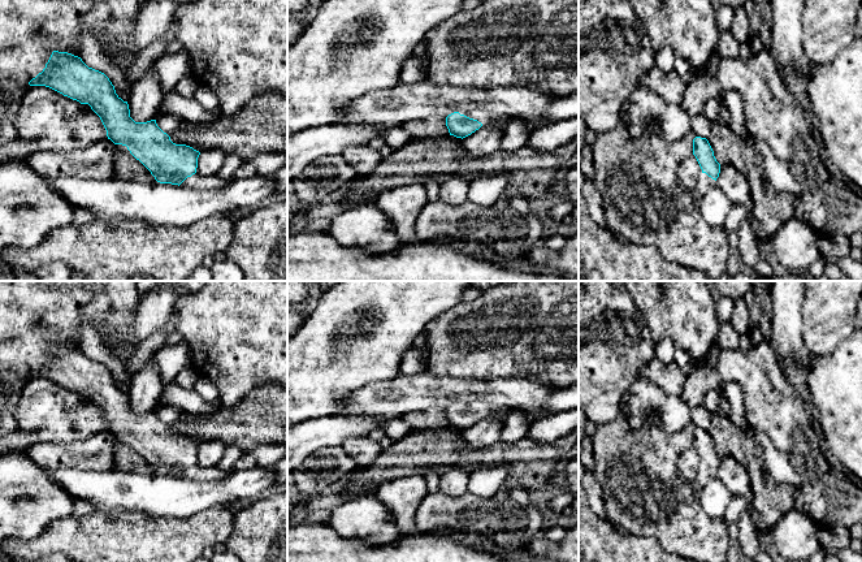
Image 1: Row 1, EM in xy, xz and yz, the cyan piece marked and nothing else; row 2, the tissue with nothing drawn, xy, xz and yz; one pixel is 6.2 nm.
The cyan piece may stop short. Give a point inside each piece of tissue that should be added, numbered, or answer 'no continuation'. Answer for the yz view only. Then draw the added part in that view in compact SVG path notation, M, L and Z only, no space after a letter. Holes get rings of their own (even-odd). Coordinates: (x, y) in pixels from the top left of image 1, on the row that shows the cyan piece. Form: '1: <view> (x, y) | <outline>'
1: yz (705, 182) | M701 173L697 186L694 187L693 196L698 200L709 189L716 186L716 181L706 173Z

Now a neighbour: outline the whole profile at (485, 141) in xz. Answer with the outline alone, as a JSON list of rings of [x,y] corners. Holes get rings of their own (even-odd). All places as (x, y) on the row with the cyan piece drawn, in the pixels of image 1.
[[[497,125],[481,126],[471,135],[463,138],[462,146],[475,159],[491,155],[501,148],[503,131]]]

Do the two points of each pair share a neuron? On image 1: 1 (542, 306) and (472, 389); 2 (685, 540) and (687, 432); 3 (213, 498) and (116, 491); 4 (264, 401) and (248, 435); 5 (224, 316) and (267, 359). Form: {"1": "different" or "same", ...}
{"1": "different", "2": "same", "3": "same", "4": "same", "5": "same"}

